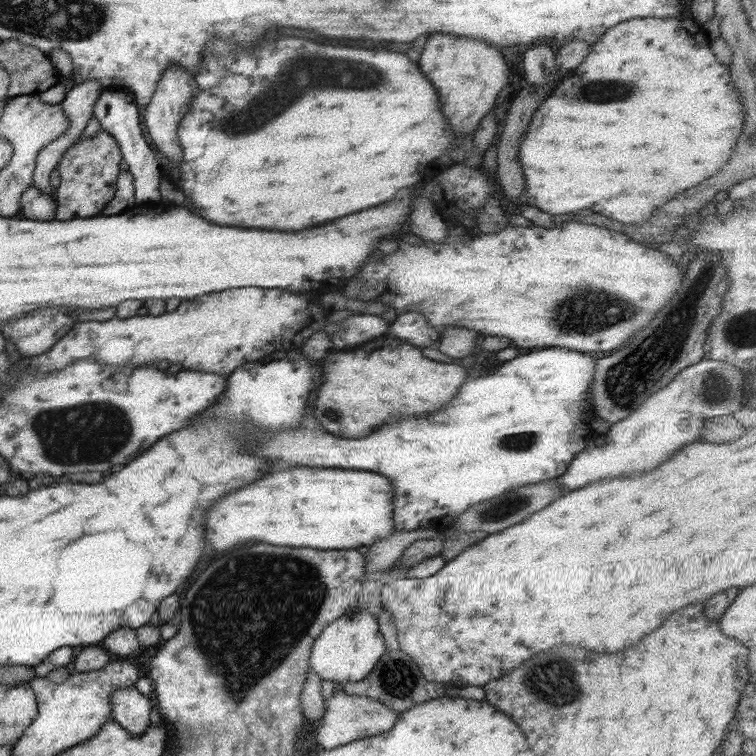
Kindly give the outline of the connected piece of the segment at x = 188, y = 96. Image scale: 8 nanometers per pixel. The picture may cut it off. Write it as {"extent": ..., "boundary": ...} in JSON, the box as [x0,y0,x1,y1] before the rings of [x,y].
{"extent":[143,66,197,164],"boundary":[[[170,66],[156,84],[157,88],[151,97],[149,104],[145,106],[143,114],[143,124],[147,128],[147,134],[159,154],[163,154],[169,162],[179,164],[182,161],[182,148],[179,146],[177,129],[179,121],[185,116],[190,109],[189,103],[195,96],[197,85],[193,75],[183,70],[180,66]]]}

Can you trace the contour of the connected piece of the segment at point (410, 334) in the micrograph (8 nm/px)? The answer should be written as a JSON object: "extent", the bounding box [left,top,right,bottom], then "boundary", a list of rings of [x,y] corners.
{"extent":[389,312,439,346],"boundary":[[[417,312],[399,314],[389,328],[397,338],[401,338],[413,346],[429,346],[431,342],[437,340],[437,334],[439,334],[439,328],[429,326],[425,322],[425,318]]]}

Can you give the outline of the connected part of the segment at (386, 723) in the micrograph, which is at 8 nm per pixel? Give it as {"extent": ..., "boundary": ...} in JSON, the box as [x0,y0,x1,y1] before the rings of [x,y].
{"extent":[317,688,398,750],"boundary":[[[338,688],[329,699],[324,700],[325,712],[317,726],[317,744],[325,750],[331,750],[336,746],[347,744],[352,740],[375,736],[390,730],[398,717],[395,712],[387,710],[376,700],[365,696],[349,696],[343,692],[337,692]]]}

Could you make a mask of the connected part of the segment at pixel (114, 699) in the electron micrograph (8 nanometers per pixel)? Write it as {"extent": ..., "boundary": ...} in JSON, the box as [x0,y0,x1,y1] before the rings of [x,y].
{"extent":[110,686,152,736],"boundary":[[[124,686],[110,694],[110,718],[129,734],[140,736],[150,726],[152,705],[134,686]]]}

